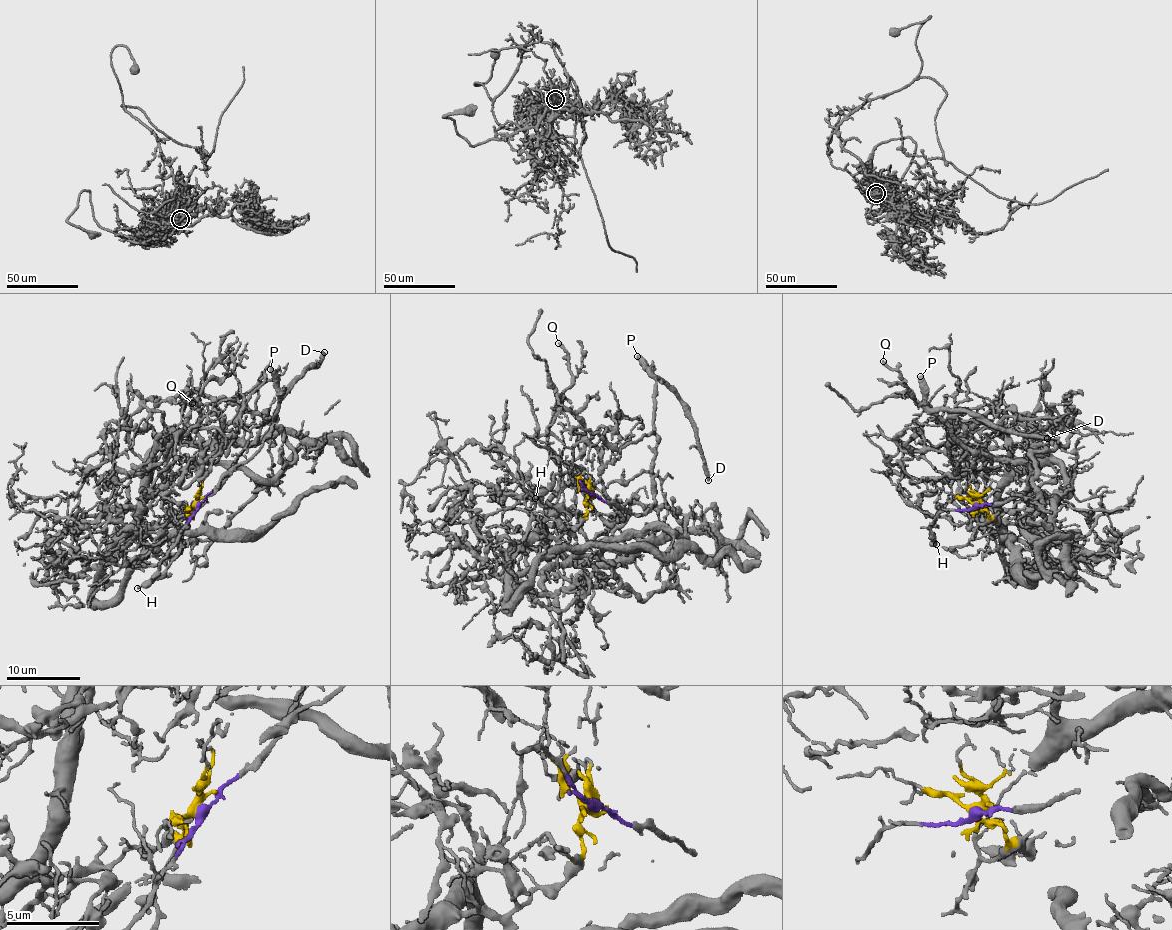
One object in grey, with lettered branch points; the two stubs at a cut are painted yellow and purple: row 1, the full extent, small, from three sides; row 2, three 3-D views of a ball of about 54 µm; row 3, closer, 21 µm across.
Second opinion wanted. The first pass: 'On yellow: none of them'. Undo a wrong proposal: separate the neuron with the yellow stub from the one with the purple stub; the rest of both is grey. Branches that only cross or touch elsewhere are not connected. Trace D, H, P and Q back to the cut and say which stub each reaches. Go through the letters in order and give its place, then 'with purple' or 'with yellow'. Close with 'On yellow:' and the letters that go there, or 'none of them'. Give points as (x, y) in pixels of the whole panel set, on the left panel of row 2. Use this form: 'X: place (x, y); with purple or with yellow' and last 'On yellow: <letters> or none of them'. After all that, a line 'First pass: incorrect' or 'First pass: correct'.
D: place (324, 352); with purple
H: place (137, 588); with purple
P: place (270, 369); with purple
Q: place (192, 403); with yellow
On yellow: Q
First pass: incorrect

